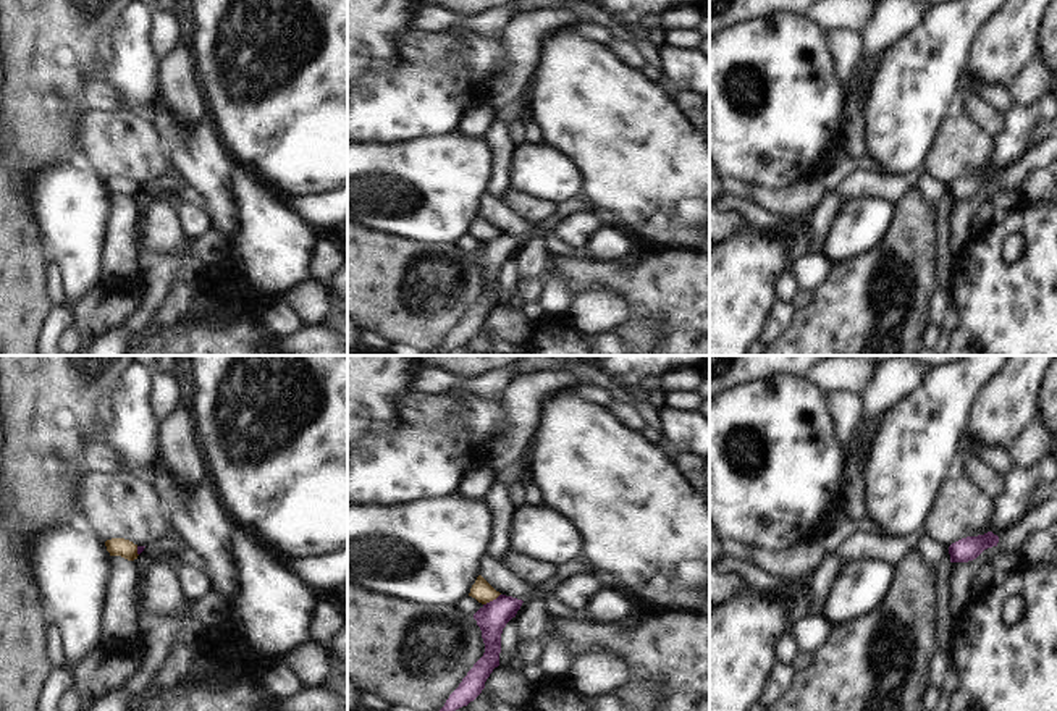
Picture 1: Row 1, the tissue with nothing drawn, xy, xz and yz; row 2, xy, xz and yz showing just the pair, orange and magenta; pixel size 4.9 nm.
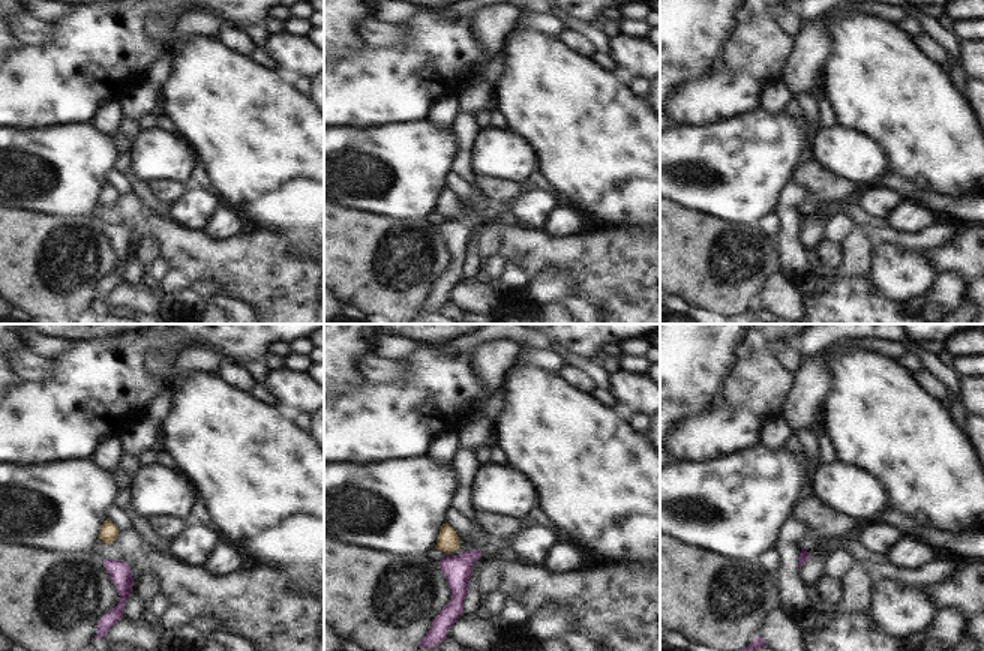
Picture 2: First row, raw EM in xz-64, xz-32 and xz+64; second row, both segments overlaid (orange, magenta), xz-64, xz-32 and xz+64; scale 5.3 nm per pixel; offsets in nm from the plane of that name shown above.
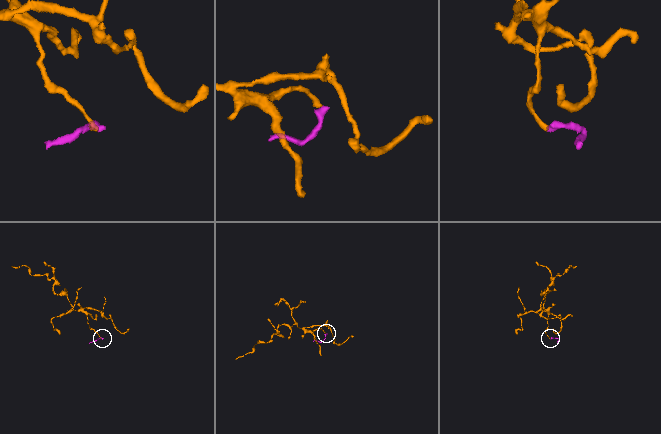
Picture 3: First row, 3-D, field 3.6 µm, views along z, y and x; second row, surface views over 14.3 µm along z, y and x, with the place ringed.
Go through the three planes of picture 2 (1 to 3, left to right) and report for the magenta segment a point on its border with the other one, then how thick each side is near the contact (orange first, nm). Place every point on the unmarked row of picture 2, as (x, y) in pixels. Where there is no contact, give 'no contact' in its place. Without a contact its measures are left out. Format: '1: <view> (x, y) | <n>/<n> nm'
1: no contact
2: no contact
3: no contact

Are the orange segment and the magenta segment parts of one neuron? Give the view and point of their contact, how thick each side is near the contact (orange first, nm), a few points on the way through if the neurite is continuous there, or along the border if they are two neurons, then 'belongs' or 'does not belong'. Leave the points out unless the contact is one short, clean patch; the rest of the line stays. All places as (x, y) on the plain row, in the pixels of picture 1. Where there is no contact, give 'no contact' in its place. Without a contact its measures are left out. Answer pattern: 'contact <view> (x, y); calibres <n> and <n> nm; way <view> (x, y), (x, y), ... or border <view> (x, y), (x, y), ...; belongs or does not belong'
contact xz (492, 238); calibres 100 and 150 nm; border xz (500, 231), (484, 243); does not belong

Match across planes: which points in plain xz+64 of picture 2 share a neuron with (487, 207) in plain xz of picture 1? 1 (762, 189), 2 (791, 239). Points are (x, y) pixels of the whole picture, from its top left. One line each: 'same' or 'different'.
1: different
2: same

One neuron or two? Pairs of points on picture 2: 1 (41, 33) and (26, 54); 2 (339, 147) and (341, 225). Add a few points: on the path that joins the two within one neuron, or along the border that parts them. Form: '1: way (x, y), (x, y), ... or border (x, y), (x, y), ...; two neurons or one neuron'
1: border (56, 26), (47, 42), (41, 45), (24, 44); two neurons
2: border (339, 203), (375, 213); two neurons

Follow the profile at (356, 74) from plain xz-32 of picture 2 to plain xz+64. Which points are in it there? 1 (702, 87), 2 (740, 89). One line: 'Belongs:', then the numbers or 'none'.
Belongs: 1, 2

